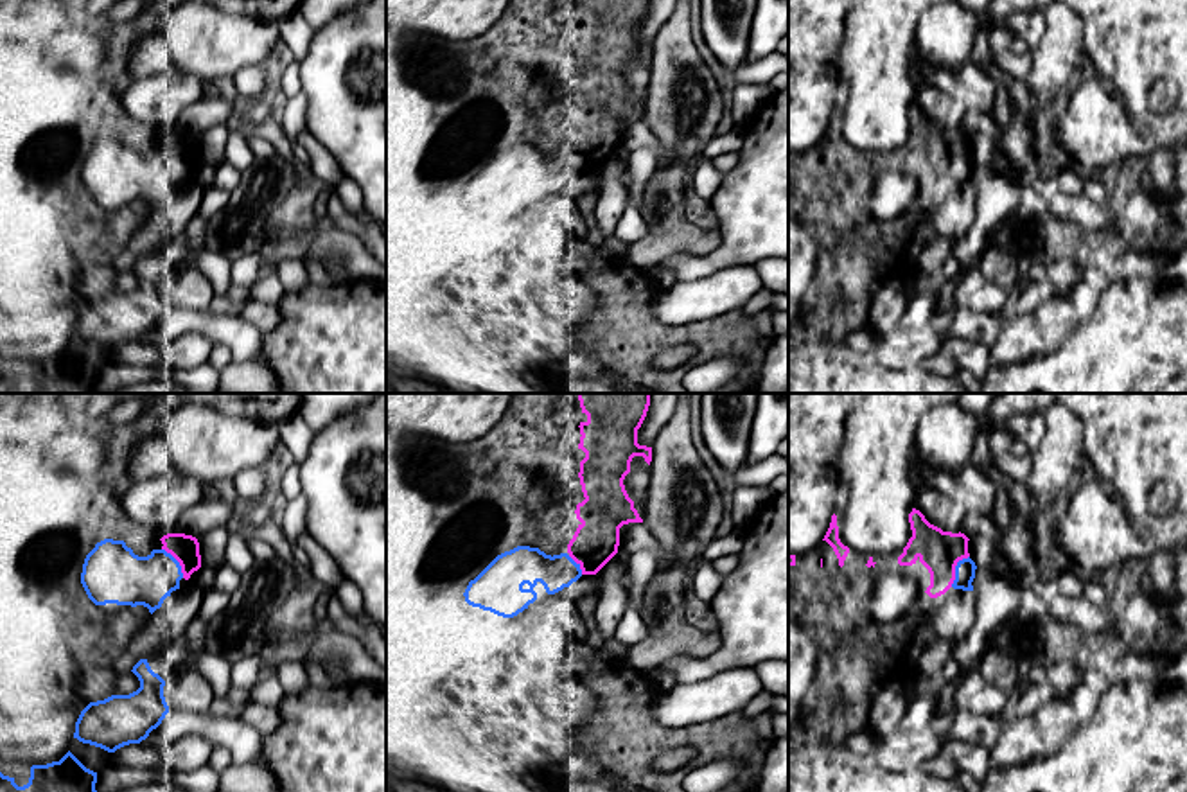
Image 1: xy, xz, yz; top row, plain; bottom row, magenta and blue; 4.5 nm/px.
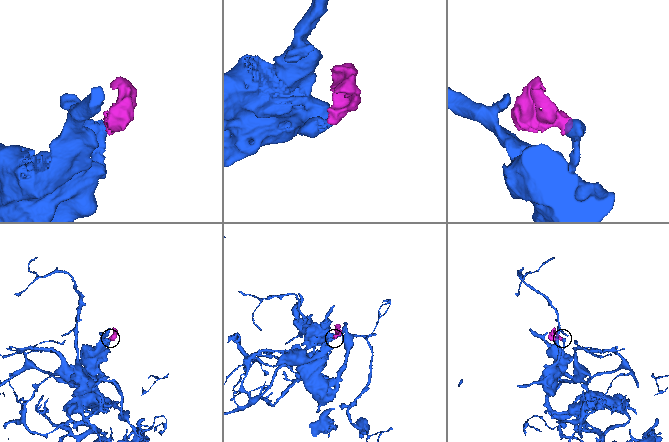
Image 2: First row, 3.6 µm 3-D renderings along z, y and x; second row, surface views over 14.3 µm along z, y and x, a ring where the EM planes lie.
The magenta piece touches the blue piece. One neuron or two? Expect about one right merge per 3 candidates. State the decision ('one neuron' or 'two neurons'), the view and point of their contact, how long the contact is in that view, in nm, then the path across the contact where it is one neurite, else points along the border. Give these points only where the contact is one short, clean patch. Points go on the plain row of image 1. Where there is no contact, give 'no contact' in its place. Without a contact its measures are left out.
two neurons; meets magenta in yz at (954, 167); contact 170 nm long

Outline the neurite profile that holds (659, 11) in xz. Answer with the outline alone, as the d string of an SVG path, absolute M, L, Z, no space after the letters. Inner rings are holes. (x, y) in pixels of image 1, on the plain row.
M650 0L646 14L637 27L637 41L652 45L661 25L673 14L679 0Z

